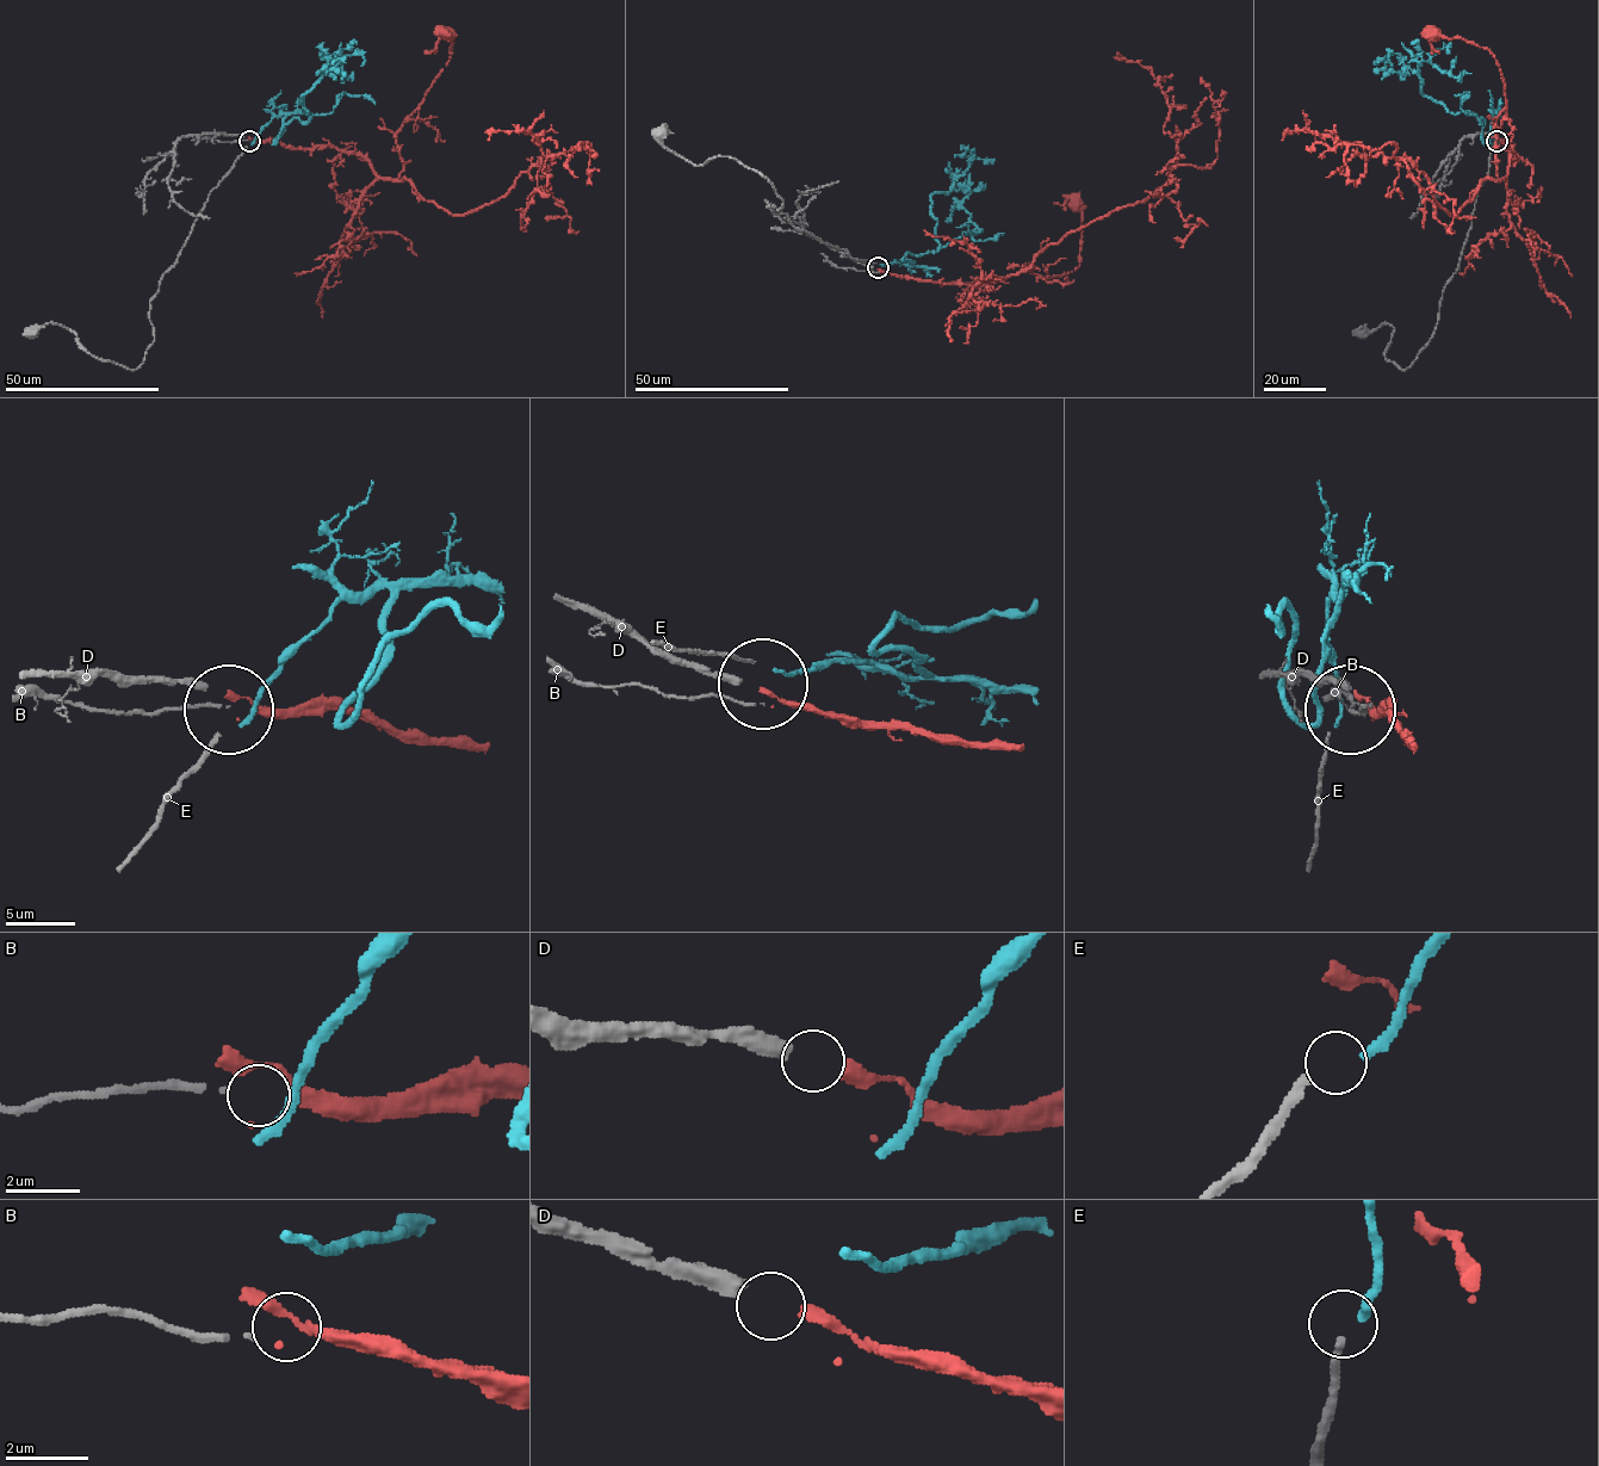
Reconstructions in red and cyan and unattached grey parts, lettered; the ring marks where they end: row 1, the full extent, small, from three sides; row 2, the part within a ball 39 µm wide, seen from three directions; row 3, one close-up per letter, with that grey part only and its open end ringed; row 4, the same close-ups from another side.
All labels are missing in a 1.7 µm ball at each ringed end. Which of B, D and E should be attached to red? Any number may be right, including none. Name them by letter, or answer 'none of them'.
D

